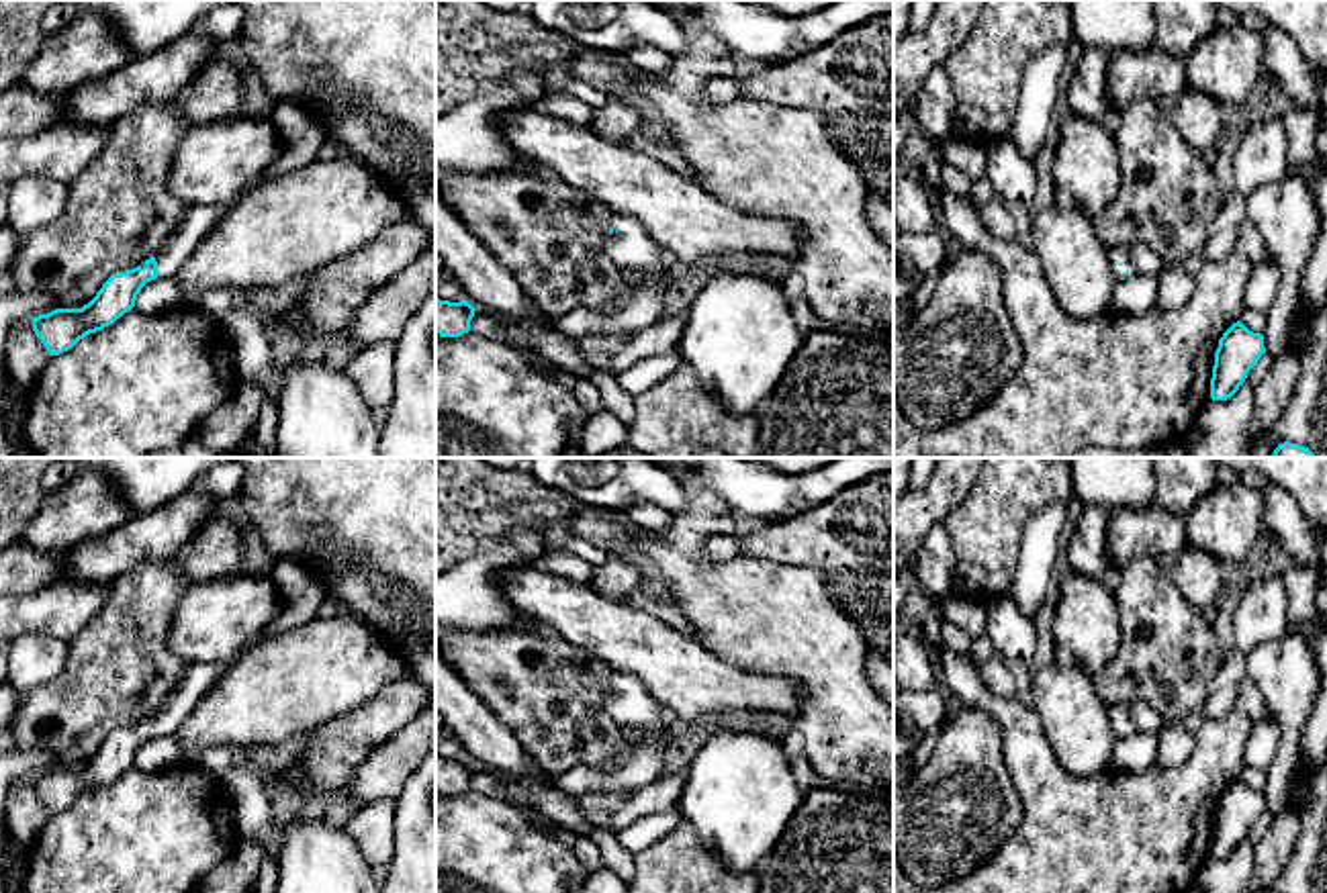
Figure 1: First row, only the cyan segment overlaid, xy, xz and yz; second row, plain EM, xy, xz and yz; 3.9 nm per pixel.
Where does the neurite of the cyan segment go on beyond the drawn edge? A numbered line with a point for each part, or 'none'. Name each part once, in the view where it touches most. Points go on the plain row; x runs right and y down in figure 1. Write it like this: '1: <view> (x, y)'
1: xy (170, 714)

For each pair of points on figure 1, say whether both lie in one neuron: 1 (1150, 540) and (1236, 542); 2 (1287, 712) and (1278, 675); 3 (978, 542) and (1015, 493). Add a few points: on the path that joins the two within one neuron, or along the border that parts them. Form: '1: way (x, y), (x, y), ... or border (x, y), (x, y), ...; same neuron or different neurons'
1: way (1170, 534), (1184, 520), (1199, 532), (1215, 532); same neuron
2: way (1287, 703), (1287, 683); same neuron
3: way (986, 530), (1002, 505); same neuron

